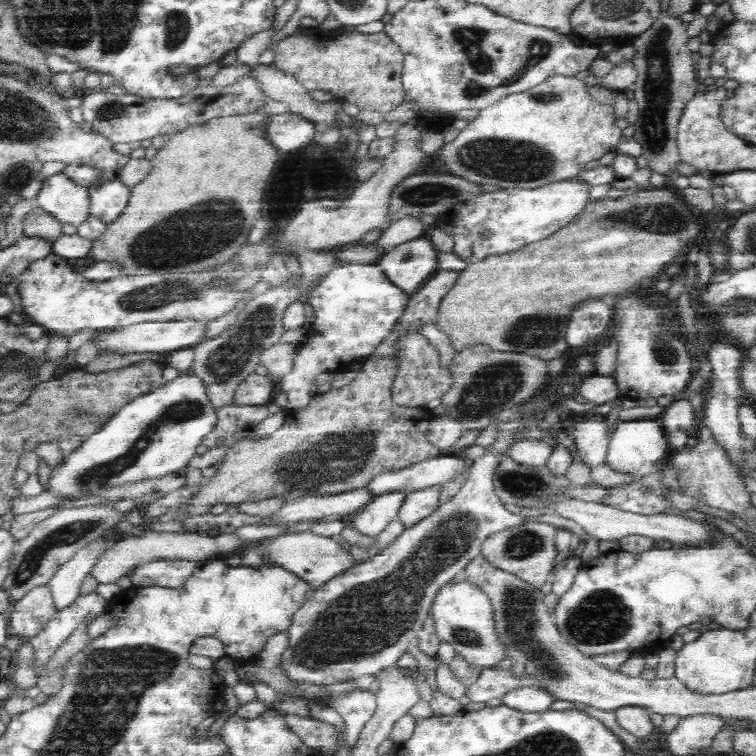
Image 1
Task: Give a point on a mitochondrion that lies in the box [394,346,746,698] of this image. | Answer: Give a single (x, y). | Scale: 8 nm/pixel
(519, 615)

